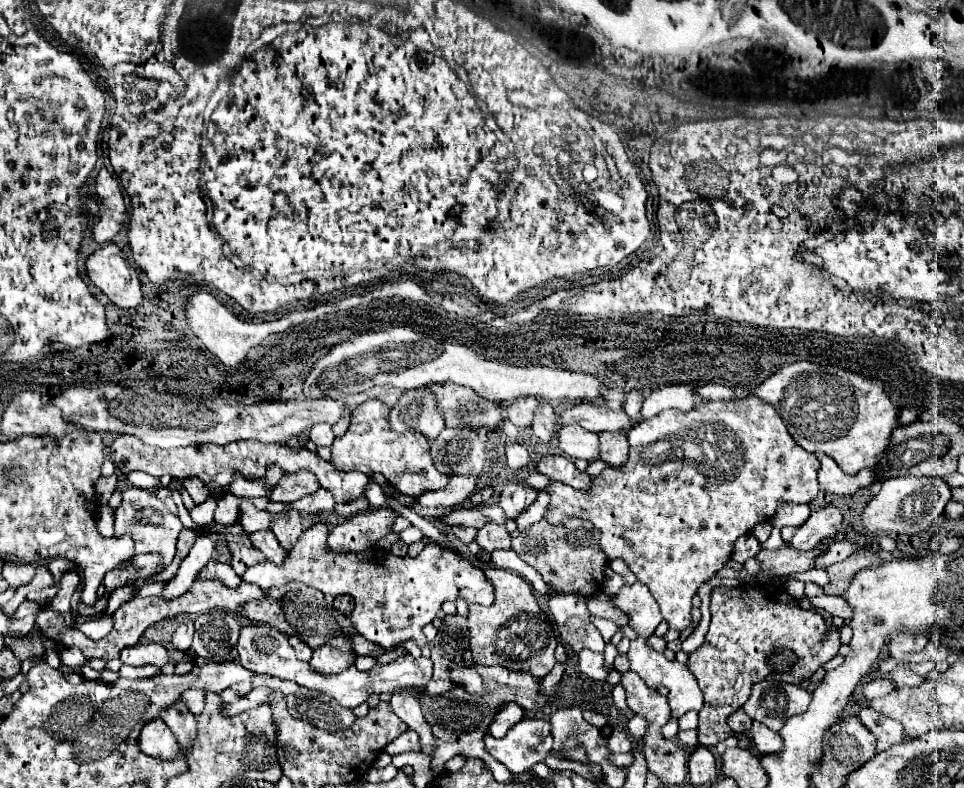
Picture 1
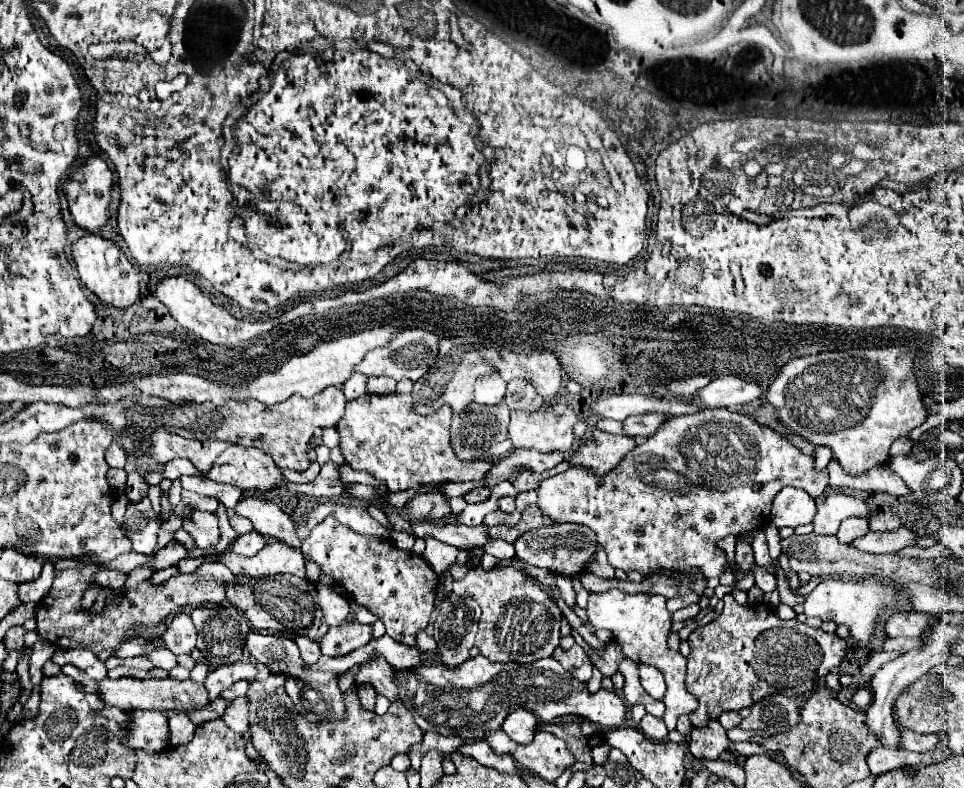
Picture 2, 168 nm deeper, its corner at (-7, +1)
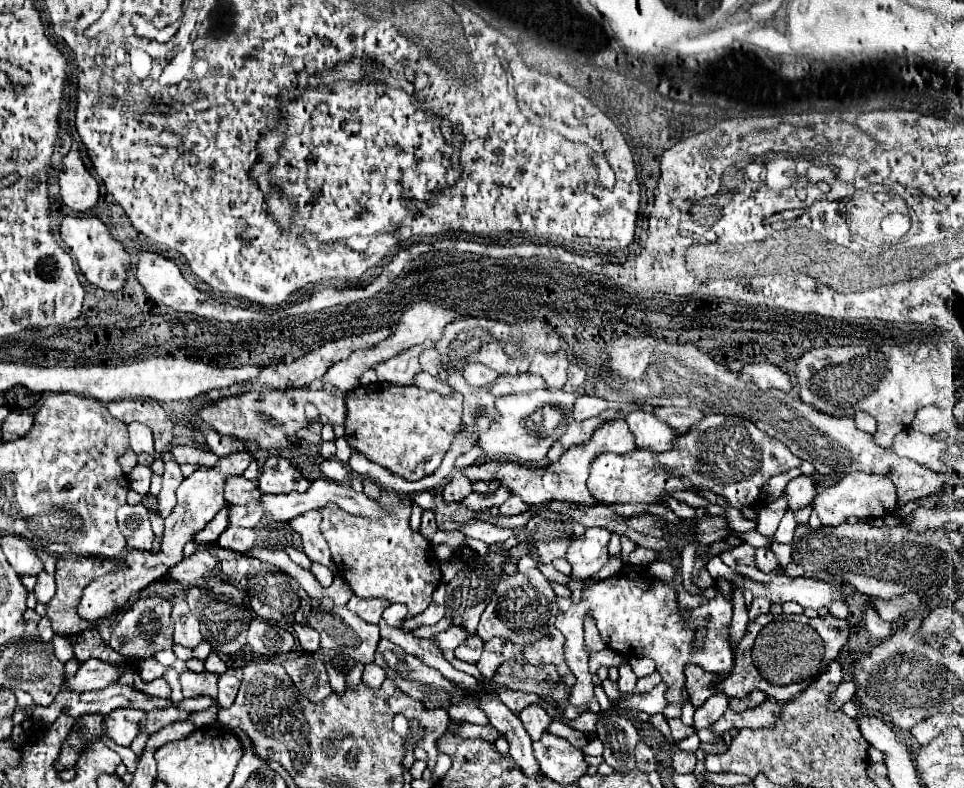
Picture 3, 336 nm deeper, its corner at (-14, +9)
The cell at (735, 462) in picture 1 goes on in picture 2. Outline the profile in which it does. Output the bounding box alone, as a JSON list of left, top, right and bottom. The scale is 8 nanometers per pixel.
[537,409,829,597]

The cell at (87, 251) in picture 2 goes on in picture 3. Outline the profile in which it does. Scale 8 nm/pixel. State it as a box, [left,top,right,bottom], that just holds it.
[60,217,132,291]

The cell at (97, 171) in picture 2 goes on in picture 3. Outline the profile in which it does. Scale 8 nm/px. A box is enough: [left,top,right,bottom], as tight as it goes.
[58,149,100,213]

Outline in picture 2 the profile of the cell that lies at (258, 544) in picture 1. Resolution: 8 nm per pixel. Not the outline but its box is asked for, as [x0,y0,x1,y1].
[231,531,267,557]

